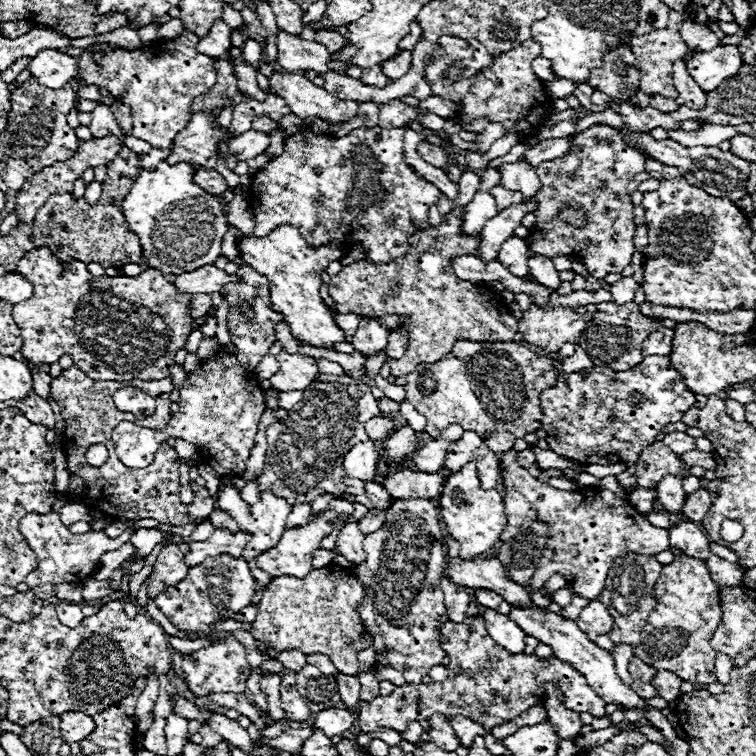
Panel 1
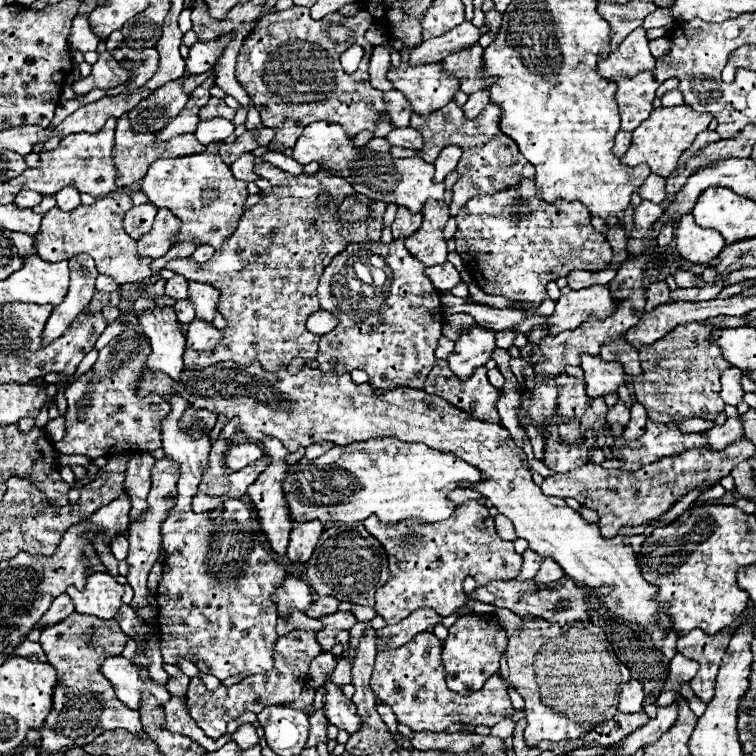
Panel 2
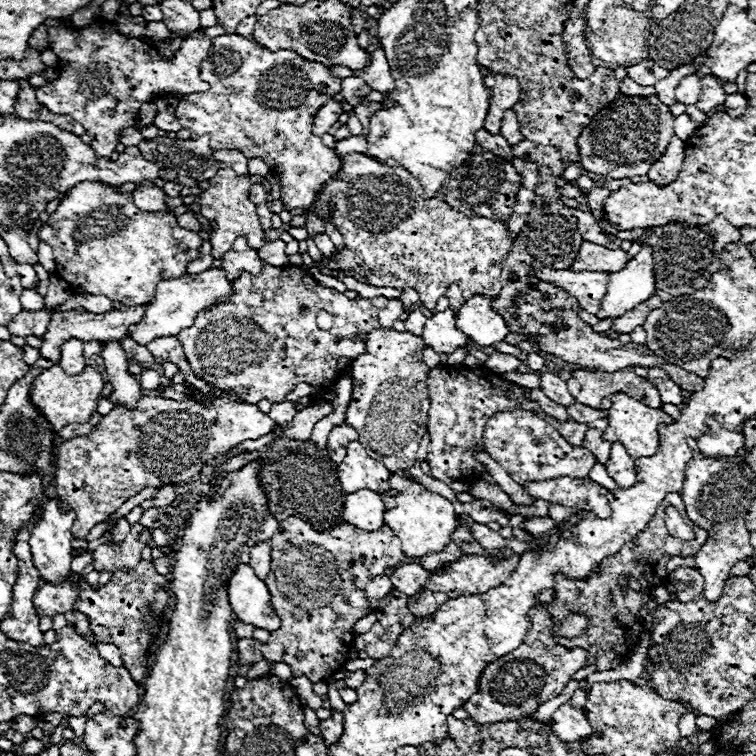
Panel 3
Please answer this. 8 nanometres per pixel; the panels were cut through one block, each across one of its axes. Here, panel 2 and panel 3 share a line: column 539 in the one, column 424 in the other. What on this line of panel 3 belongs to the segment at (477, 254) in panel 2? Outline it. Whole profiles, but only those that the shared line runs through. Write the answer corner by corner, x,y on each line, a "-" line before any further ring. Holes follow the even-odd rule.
346,154
342,156
342,168
336,174
336,178
328,180
324,184
322,196
312,204
312,210
306,212
306,232
310,238
316,238
318,234
324,234
324,224
330,222
338,228
338,232
344,238
344,248
336,250
336,264
342,270
352,270
356,274
362,274
370,286
386,286
396,290
412,288
418,292
422,304
432,310
440,296
444,296
446,288
450,284
458,284
462,288
464,298
472,298
474,294
488,294
498,296
502,290
502,262
504,256
512,252
514,238
508,236
506,220
490,220
490,218
468,218
456,212
452,206
448,206
442,200
436,198
424,198
422,196
422,184
400,164
394,160
378,162
366,154
-
328,202
334,204
334,210
330,212

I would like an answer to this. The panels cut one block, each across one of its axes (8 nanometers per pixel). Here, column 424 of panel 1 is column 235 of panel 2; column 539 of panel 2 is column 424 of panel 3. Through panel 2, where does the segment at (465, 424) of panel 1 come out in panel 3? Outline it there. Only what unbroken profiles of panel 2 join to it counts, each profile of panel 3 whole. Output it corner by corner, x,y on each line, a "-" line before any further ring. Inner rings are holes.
404,470
392,472
390,488
396,488
400,494
396,496
396,506
392,510
386,510
384,522
400,538
404,554
418,558
418,556
424,556
428,552
440,552
450,542
450,534
458,528
452,502
446,500
444,496
424,488
416,480
408,480

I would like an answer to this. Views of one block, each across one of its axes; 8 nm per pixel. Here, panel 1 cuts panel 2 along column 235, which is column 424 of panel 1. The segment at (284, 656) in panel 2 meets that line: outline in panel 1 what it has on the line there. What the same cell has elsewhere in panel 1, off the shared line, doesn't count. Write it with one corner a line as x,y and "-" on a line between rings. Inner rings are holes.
482,616
466,618
464,622
448,622
438,628
440,646
450,658
448,678
444,682
432,684
404,684
396,686
390,696
378,696
370,702
360,702
358,708
358,728
362,732
376,732
378,728
392,728
396,732
404,732
410,722
420,722
430,718
432,714
440,714
446,718
464,716
472,722
480,724
486,734
492,728
512,722
522,712
532,706
544,708
546,702
546,682
556,684
564,694
562,704
578,714
588,712
596,718
602,718
606,702
594,694
588,686
586,678
574,670
570,664
560,662
556,656
550,660
540,660
536,654
510,654
504,646
494,644
488,630
484,628

